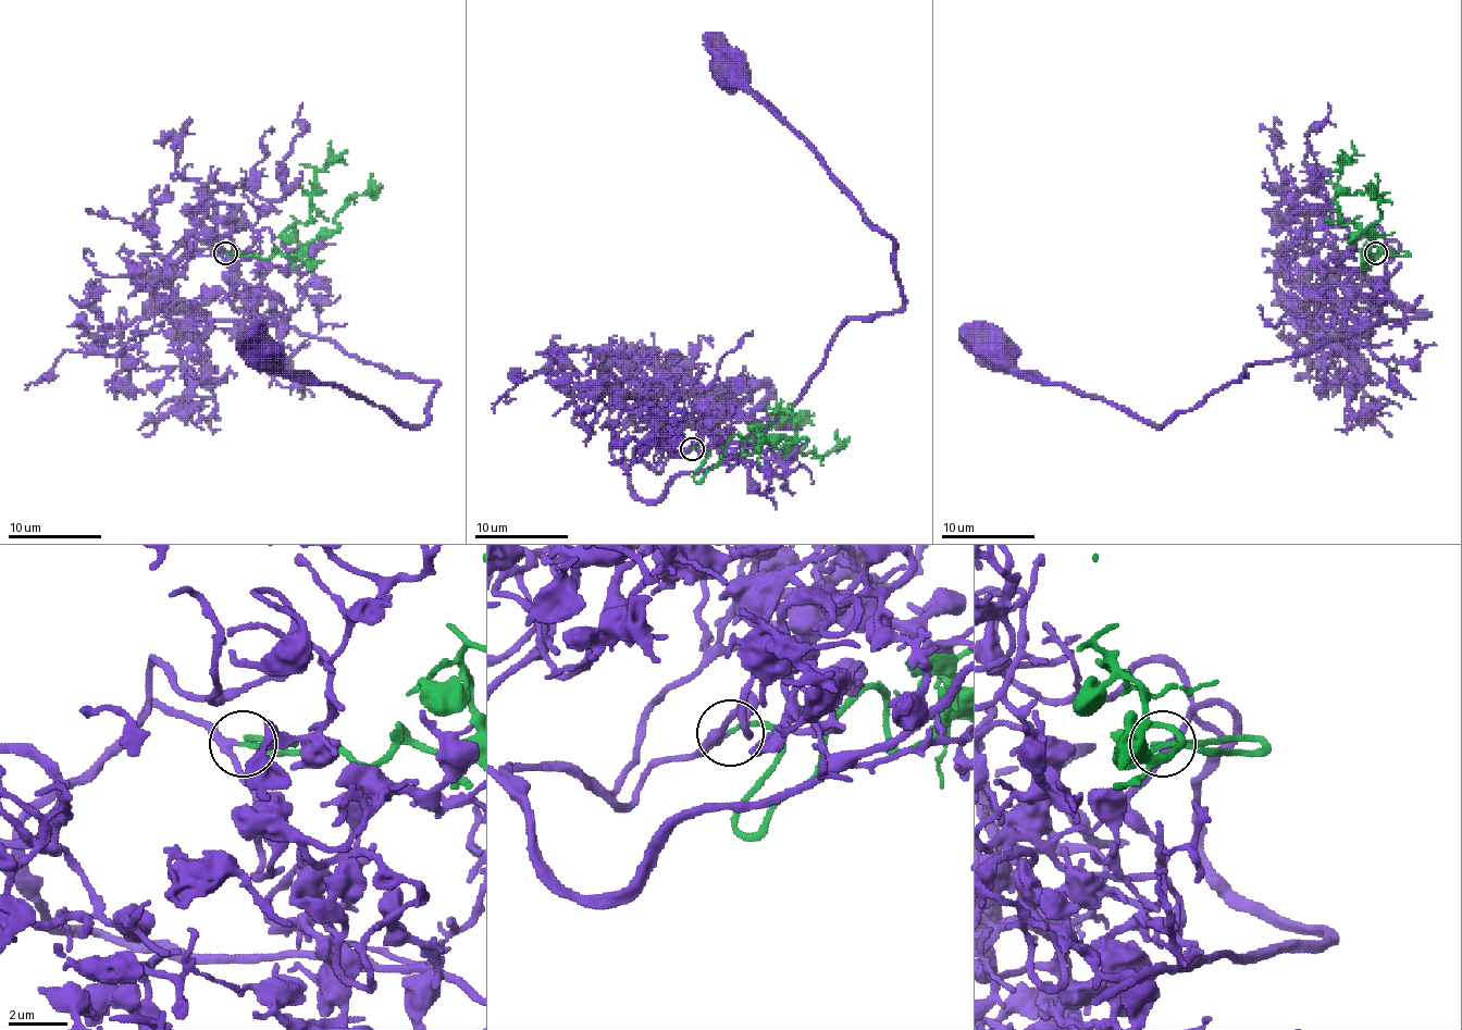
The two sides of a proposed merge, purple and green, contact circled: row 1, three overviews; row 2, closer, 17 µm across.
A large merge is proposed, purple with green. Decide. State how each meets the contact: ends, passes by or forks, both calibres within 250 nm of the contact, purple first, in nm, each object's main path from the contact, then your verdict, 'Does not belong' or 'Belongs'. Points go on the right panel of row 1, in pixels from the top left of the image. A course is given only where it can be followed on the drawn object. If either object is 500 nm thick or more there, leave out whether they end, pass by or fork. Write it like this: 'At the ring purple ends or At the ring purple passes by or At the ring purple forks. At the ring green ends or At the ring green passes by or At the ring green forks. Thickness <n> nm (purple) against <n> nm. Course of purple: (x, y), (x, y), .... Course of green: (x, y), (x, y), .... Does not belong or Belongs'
At the ring purple passes by. At the ring green ends. Thickness 240 nm (purple) against 140 nm. Course of purple: (1375, 253), (1375, 290), (1349, 294), (1379, 324), (1251, 363), (1159, 424), (1032, 383), (998, 355). Course of green: (1375, 253), (1408, 253), (1361, 258), (1379, 251), (1373, 256), (1368, 235), (1340, 221), (1337, 176), (1351, 140). Belongs

